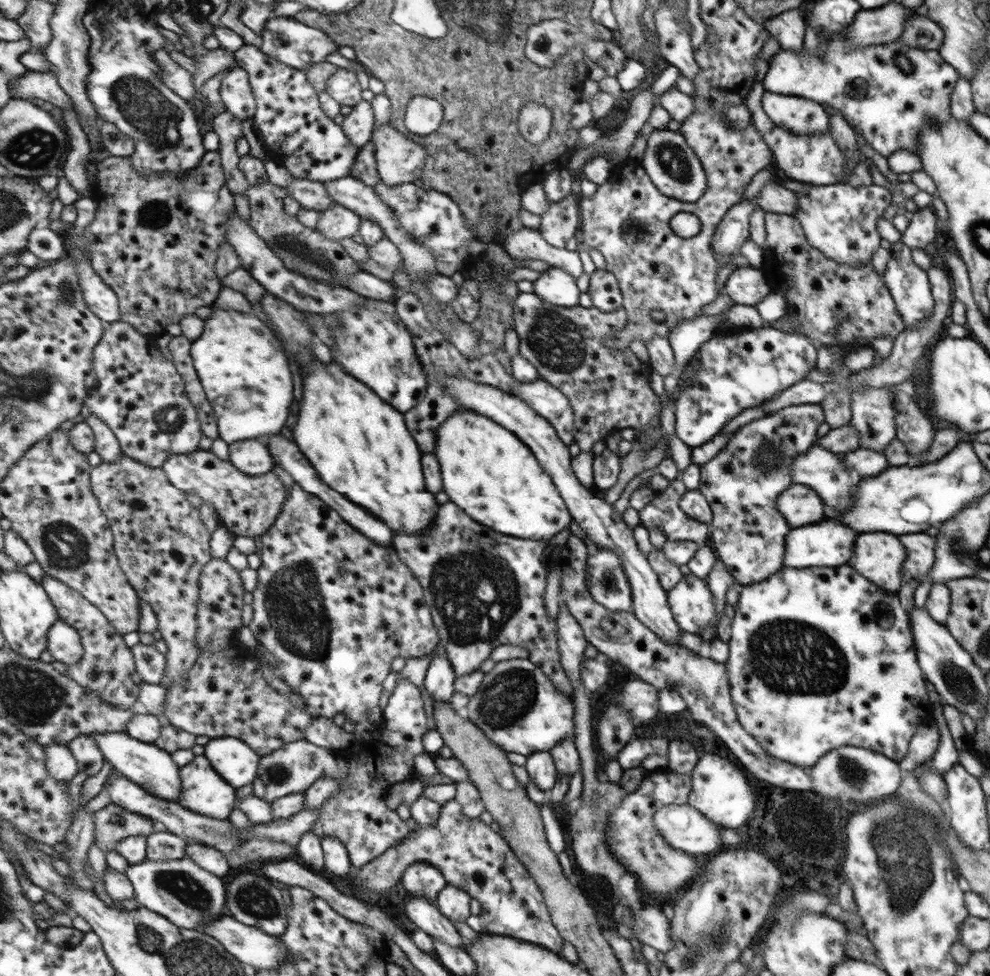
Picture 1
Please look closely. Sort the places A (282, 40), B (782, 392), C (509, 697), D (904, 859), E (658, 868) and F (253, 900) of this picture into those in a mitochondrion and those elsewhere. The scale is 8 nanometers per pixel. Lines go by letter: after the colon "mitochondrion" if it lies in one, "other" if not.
A: mitochondrion
B: other
C: mitochondrion
D: mitochondrion
E: mitochondrion
F: mitochondrion

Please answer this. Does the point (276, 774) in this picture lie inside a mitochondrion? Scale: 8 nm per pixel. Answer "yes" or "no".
yes

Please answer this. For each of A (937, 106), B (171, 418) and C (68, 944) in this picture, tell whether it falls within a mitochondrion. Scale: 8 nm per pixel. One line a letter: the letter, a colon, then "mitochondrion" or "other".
A: other
B: mitochondrion
C: other

